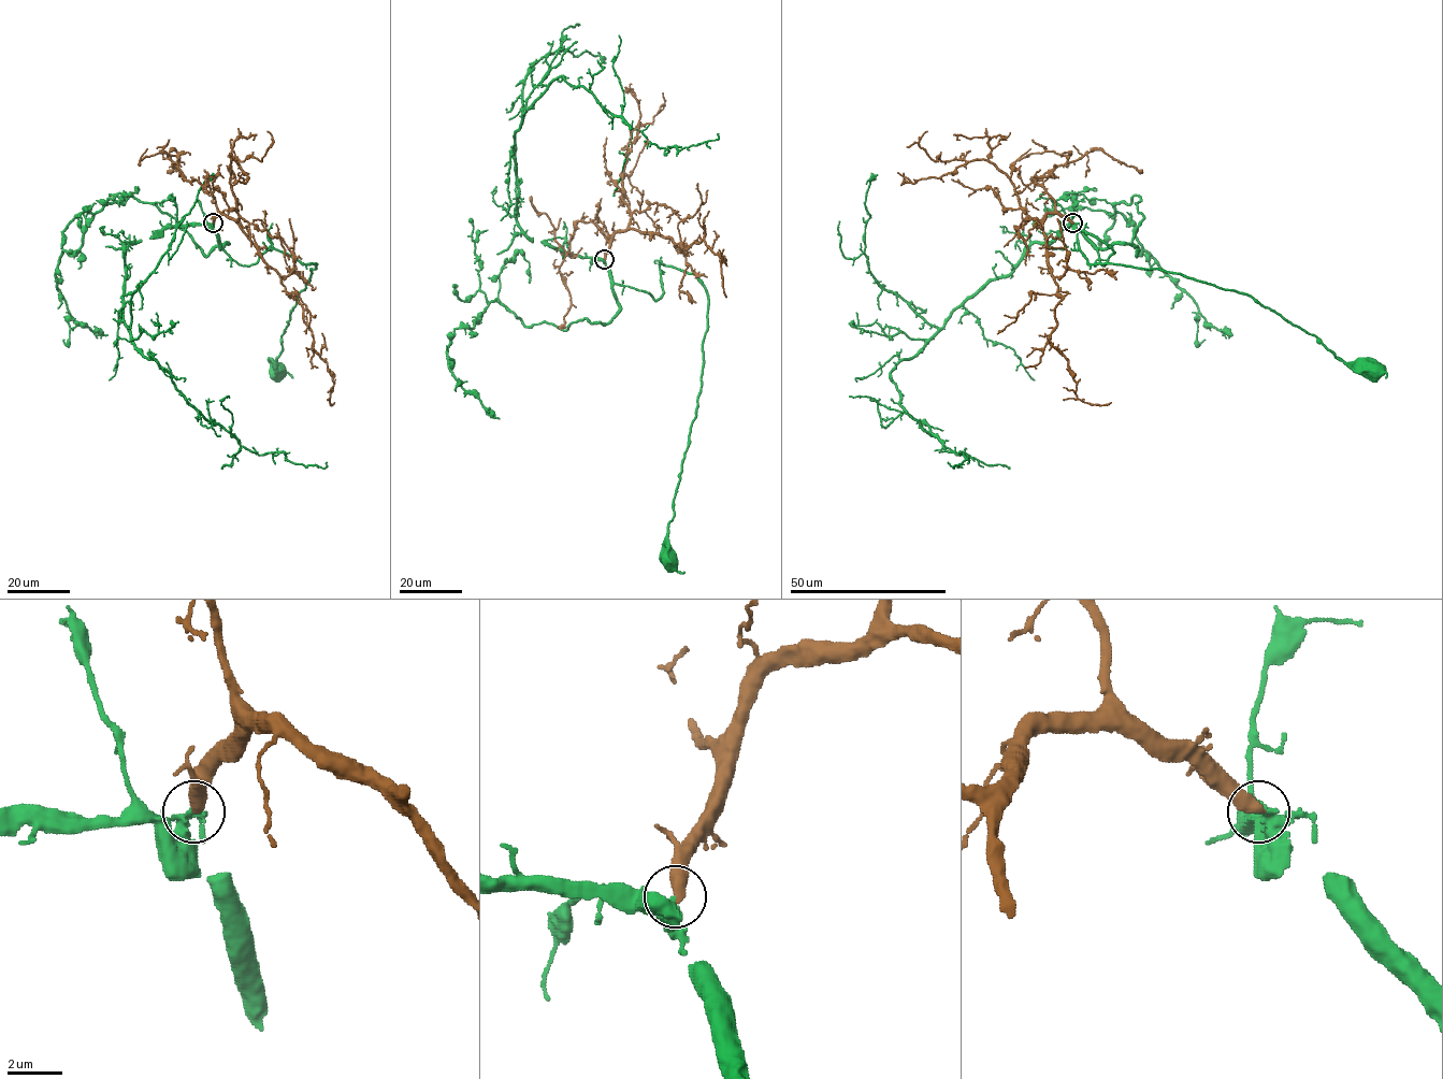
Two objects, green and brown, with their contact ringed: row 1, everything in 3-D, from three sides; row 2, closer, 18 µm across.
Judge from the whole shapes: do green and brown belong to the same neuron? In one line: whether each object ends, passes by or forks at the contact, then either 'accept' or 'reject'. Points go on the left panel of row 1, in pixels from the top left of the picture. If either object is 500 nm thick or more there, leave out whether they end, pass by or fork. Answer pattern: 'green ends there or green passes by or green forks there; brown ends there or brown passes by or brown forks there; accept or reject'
green ends there; brown ends there; accept

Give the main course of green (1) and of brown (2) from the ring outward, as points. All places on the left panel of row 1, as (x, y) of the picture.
1: (213, 223), (240, 264), (271, 246), (269, 231), (272, 246), (316, 264), (275, 372)
2: (213, 223), (219, 213), (233, 219), (302, 307), (313, 349), (331, 375), (329, 402), (334, 402)

